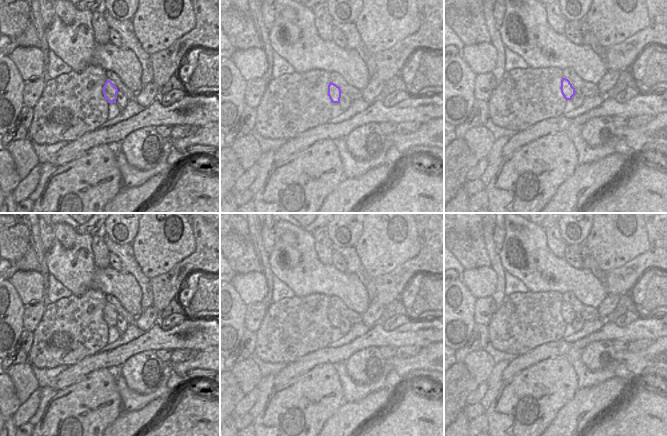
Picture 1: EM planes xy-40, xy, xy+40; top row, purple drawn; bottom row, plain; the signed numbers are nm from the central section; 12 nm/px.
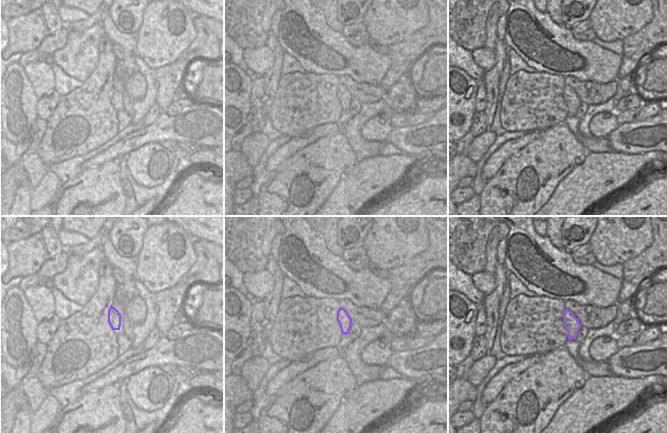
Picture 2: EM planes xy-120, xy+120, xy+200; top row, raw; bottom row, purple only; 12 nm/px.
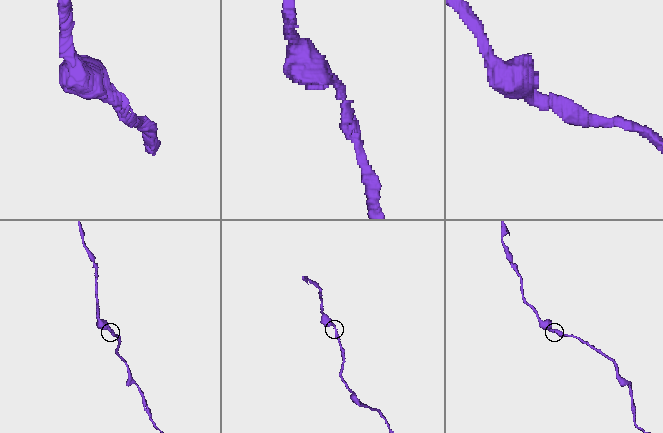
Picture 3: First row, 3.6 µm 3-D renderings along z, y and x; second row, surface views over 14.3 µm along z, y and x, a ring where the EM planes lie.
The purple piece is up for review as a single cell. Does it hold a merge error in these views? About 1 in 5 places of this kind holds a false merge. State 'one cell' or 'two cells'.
one cell

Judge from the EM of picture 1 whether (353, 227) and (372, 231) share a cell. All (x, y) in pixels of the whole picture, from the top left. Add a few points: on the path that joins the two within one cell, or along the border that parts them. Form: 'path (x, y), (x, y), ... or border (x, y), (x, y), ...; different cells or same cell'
border (364, 223), (362, 234), (354, 245); different cells

